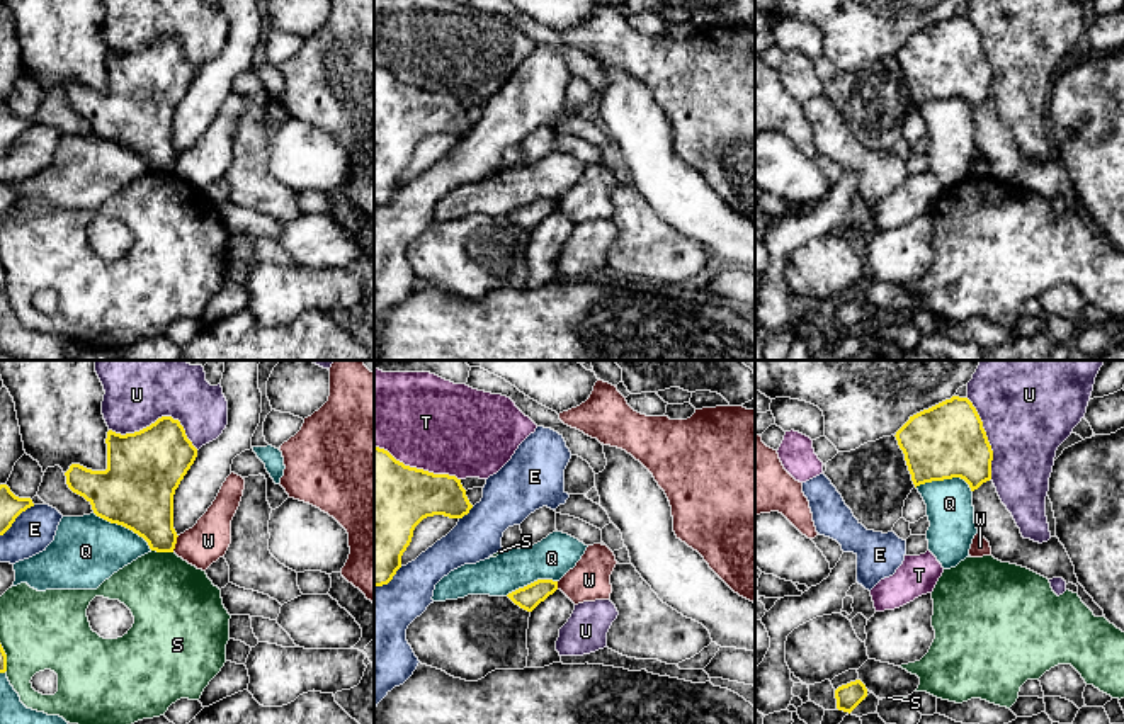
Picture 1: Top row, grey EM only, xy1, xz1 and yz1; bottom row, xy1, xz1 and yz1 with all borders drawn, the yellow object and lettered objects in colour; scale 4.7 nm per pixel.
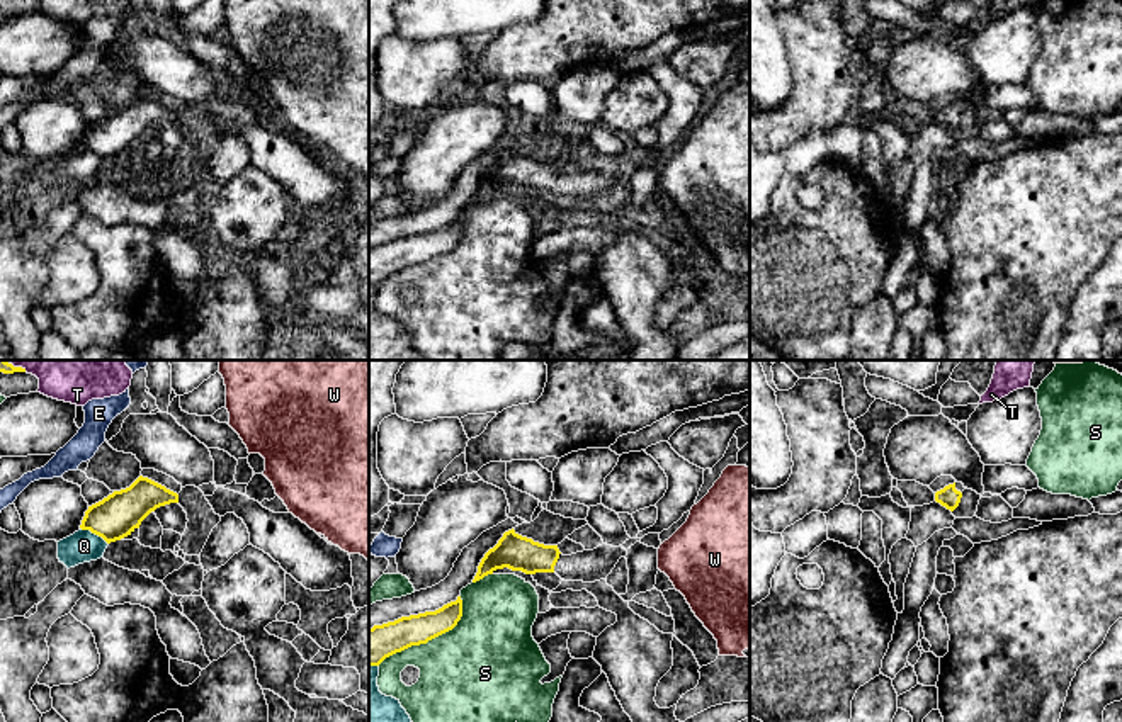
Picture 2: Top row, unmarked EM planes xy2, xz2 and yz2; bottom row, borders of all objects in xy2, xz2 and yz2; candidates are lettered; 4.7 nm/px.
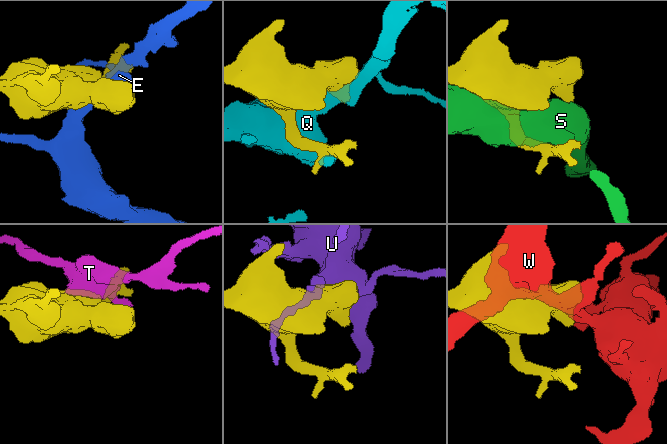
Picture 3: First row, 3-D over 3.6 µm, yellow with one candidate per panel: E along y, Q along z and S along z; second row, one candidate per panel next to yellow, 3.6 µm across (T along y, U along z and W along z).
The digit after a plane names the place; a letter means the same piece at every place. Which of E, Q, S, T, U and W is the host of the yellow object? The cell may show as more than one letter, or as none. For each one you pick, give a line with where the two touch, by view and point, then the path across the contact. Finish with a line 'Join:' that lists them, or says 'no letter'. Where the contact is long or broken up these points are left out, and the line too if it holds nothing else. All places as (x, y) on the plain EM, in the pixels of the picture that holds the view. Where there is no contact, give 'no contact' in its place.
Join: no letter

